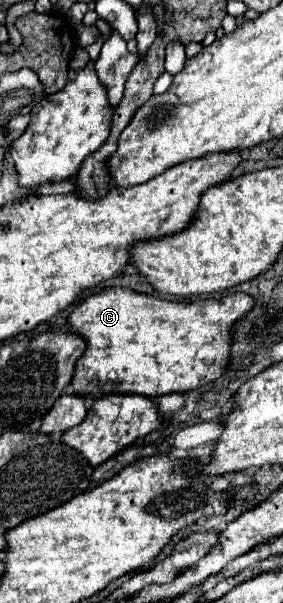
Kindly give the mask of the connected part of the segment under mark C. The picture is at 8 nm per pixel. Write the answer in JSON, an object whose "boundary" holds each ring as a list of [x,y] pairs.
{"boundary":[[[106,287],[88,299],[84,299],[66,319],[64,329],[84,337],[86,351],[76,361],[74,379],[70,383],[70,393],[92,403],[104,395],[128,393],[144,397],[160,397],[166,393],[186,393],[198,389],[206,383],[216,381],[230,355],[230,329],[234,321],[244,317],[254,305],[254,299],[246,293],[232,293],[224,299],[196,299],[190,303],[172,303],[152,295],[136,293],[126,287]]]}

